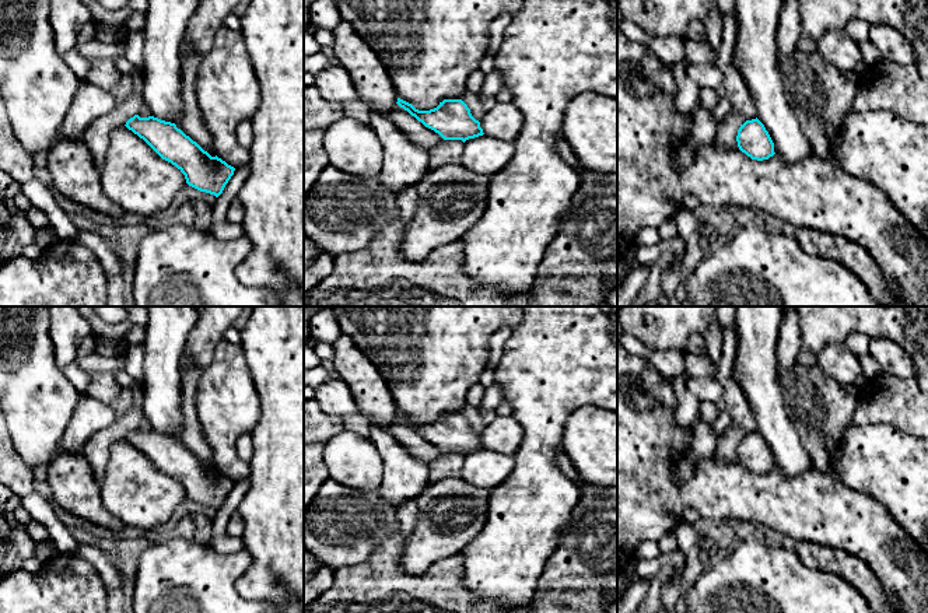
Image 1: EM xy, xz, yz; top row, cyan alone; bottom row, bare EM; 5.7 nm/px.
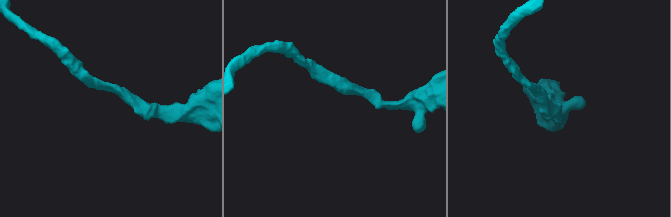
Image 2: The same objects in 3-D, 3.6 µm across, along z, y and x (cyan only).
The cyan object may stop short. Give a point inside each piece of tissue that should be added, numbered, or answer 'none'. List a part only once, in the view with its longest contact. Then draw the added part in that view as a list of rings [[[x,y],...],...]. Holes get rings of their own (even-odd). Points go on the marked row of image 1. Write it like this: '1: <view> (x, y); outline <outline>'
none

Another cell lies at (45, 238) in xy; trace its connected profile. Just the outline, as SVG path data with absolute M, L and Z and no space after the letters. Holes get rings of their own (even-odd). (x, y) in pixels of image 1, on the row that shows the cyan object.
M49 225L48 228L35 228L34 245L42 248L43 251L48 251L56 242L57 242L57 238L52 225Z

